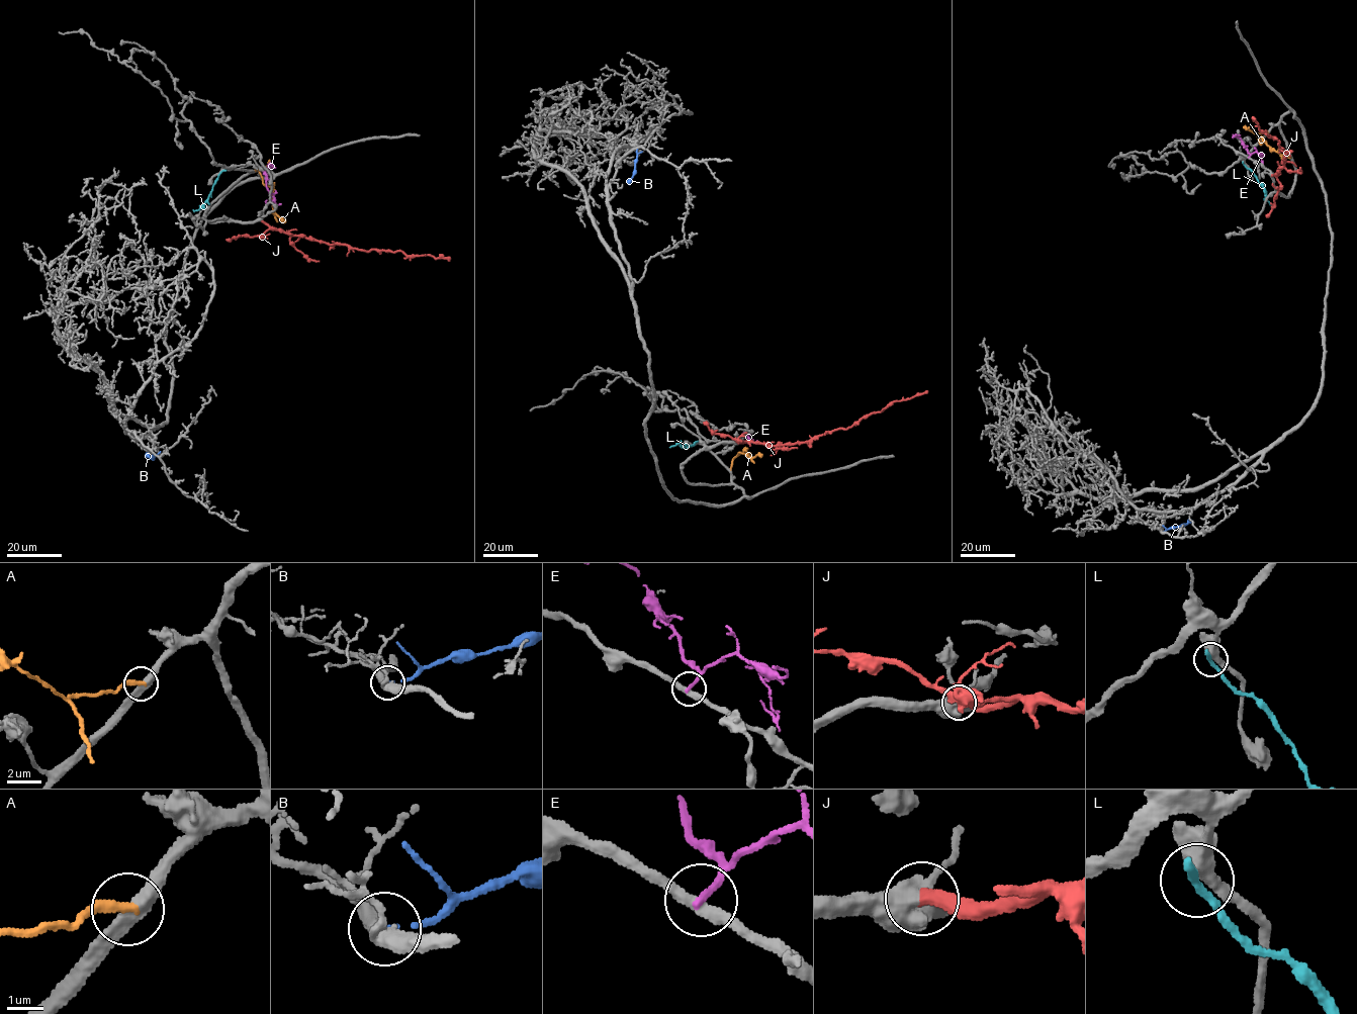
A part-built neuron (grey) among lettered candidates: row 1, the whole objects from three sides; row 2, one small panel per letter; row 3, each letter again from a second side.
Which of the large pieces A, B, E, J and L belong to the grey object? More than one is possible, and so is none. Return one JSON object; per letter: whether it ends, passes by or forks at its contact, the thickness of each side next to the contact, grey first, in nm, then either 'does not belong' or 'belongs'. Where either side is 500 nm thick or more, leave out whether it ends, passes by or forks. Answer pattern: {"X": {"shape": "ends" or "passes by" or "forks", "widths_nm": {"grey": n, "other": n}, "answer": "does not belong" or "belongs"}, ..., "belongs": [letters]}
{"A": {"shape": "ends", "widths_nm": {"grey": 380, "other": 240}, "answer": "does not belong"}, "B": {"shape": "ends", "widths_nm": {"grey": 320, "other": 110}, "answer": "does not belong"}, "E": {"shape": "ends", "widths_nm": {"grey": 320, "other": 180}, "answer": "does not belong"}, "J": {"widths_nm": {"grey": 550, "other": 440}, "answer": "belongs"}, "L": {"shape": "ends", "widths_nm": {"grey": 400, "other": 280}, "answer": "does not belong"}, "belongs": ["J"]}

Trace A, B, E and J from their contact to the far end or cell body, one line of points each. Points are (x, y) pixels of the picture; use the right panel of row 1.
A: (1267, 131), (1257, 133), (1259, 144), (1265, 143), (1283, 157)
B: (1161, 532), (1187, 524), (1189, 520)
E: (1249, 157), (1243, 142), (1233, 136)
J: (1271, 175), (1283, 166), (1285, 152), (1276, 137), (1260, 130), (1253, 117)

